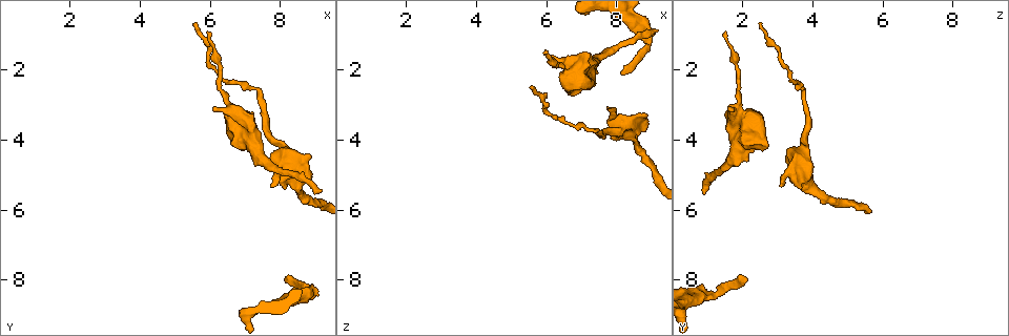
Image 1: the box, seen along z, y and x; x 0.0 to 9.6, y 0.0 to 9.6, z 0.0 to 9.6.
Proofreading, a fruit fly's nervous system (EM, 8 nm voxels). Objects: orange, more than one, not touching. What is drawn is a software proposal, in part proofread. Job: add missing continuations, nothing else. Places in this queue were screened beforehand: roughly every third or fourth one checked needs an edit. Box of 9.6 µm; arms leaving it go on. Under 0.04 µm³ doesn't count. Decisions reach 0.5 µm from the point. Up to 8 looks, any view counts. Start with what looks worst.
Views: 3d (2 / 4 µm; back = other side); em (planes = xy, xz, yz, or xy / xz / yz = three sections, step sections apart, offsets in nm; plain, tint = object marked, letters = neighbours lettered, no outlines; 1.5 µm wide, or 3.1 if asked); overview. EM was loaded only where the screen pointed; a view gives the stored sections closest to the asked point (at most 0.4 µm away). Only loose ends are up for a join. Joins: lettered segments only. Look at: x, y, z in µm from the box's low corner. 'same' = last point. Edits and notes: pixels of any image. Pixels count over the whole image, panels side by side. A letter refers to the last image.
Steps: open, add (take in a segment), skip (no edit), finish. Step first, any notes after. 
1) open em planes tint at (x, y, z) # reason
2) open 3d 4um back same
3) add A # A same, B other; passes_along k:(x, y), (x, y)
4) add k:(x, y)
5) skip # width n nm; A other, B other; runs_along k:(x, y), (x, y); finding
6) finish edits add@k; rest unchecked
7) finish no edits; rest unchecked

open em xy step 4 tint at (8.15, 7.90, 2.05)

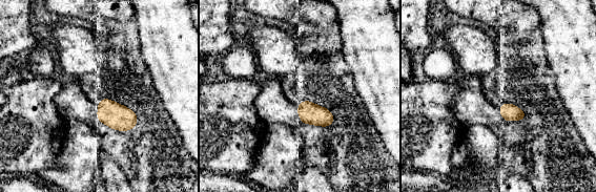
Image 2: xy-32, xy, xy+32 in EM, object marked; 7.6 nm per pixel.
open em planes letters same

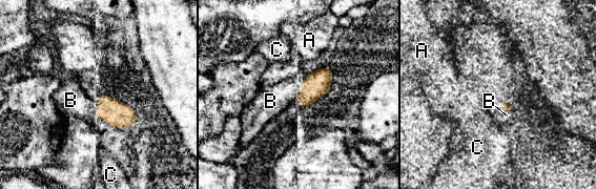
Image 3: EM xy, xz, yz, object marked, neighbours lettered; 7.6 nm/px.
add B # A other, B same, C other; it goes on there

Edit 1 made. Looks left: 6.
open overview # redraw

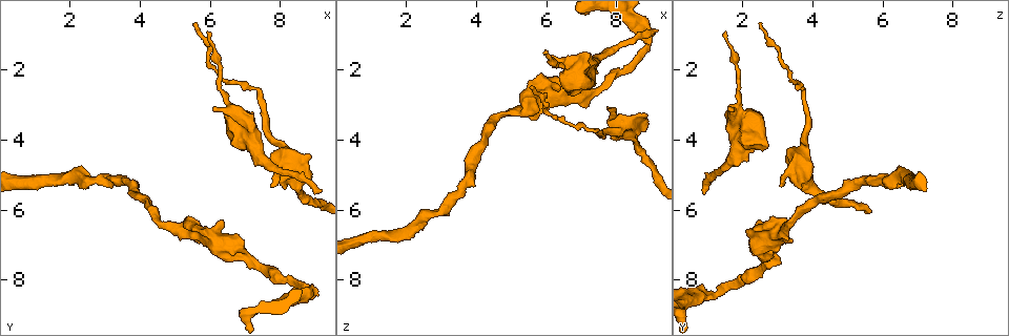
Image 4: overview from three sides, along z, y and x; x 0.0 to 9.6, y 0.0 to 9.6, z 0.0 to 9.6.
open 3d 4um at (5.60, 0.65, 2.45) # tapers out

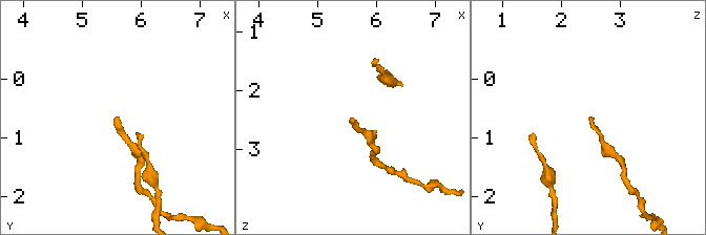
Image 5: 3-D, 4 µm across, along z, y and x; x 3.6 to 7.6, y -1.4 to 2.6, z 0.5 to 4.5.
open em yz step 8 letters at (5.60, 0.65, 2.50)

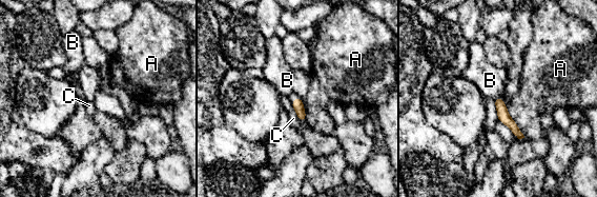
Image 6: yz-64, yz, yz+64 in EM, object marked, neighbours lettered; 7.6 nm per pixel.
skip # width 90 nm; A other, B other, C other; border 6:(299, 96), (304, 109); no lettered segment goes on from it

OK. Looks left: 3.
open 3d 2um at (6.50, 2.95, 1.75) # branch stops here

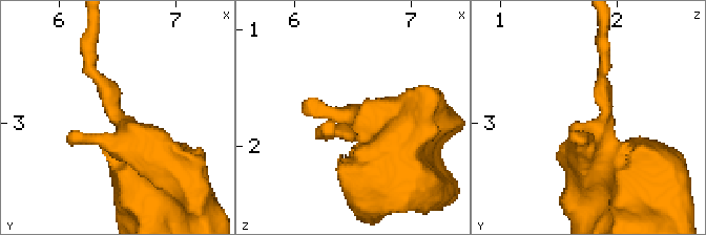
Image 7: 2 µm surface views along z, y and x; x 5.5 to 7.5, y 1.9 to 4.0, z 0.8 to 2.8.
open em planes letters at (6.56, 3.02, 1.68)

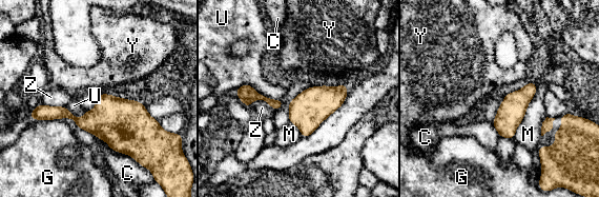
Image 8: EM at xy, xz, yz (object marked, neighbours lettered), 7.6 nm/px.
skip # C other, G other, M other, U other, Y other, Z other; border 8:(64, 106), (78, 117), (86, 111); no lettered segment goes on from it

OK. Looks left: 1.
finish edits add@3; rest unchecked

